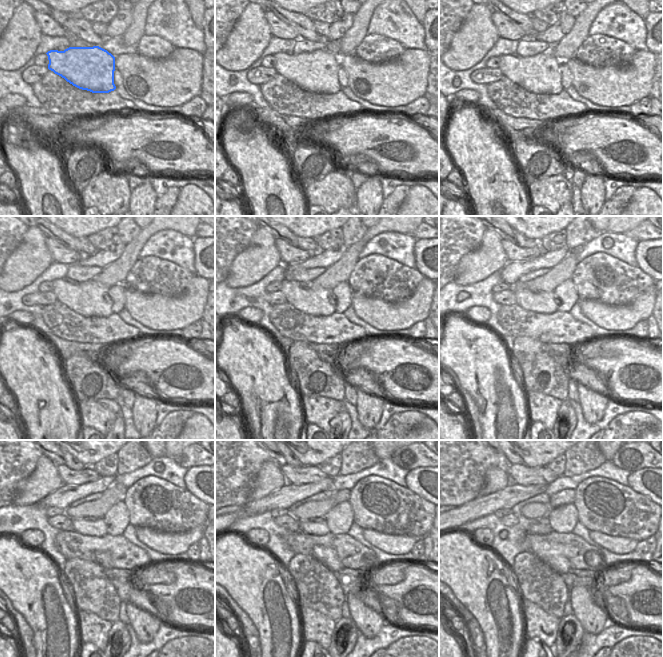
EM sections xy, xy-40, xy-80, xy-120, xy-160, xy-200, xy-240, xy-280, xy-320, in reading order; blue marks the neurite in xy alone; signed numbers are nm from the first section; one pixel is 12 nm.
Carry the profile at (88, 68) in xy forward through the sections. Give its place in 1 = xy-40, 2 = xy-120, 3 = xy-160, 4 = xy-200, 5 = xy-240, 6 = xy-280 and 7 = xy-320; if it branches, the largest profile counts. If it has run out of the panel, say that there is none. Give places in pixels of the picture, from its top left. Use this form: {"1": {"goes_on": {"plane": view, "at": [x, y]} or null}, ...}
{"1": {"goes_on": {"plane": "xy-40", "at": [317, 72]}}, "2": {"goes_on": {"plane": "xy-120", "at": [90, 299]}}, "3": {"goes_on": {"plane": "xy-160", "at": [310, 300]}}, "4": {"goes_on": {"plane": "xy-200", "at": [544, 302]}}, "5": {"goes_on": {"plane": "xy-240", "at": [97, 528]}}, "6": {"goes_on": {"plane": "xy-280", "at": [305, 525]}}, "7": {"goes_on": {"plane": "xy-320", "at": [540, 529]}}}

